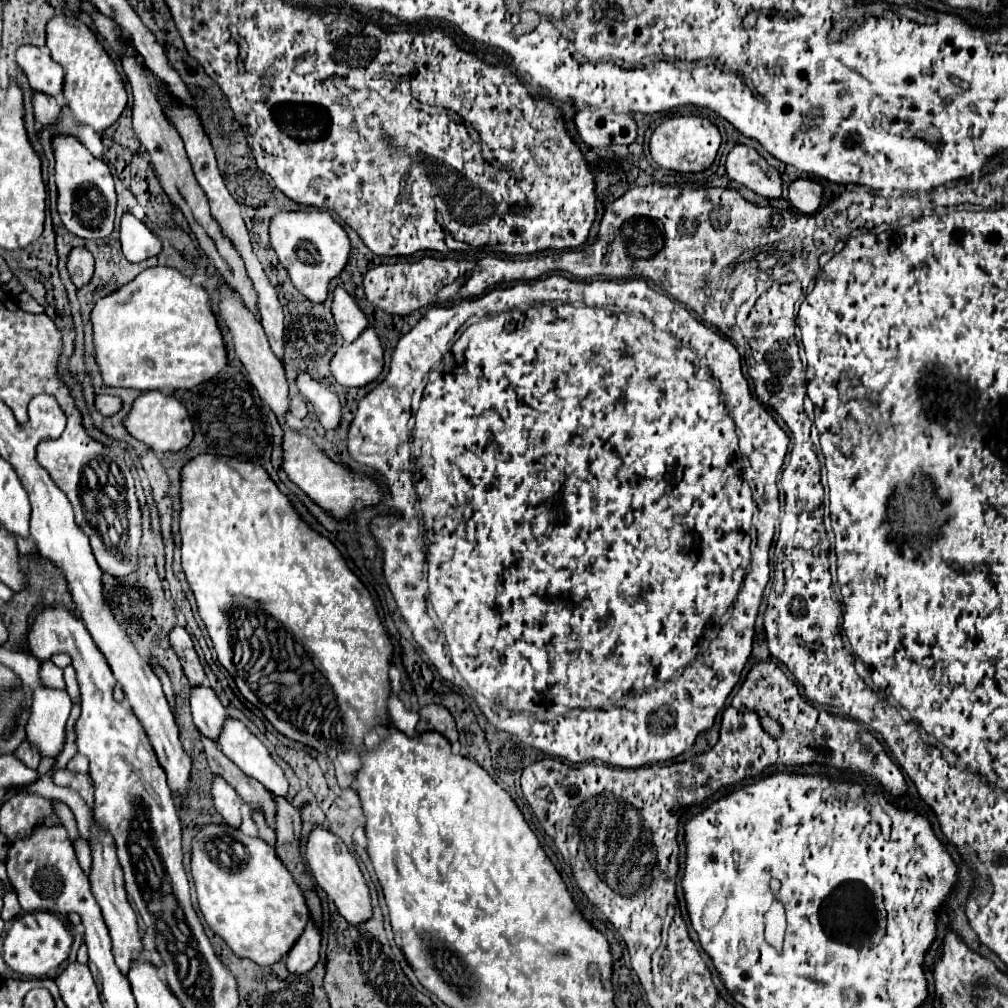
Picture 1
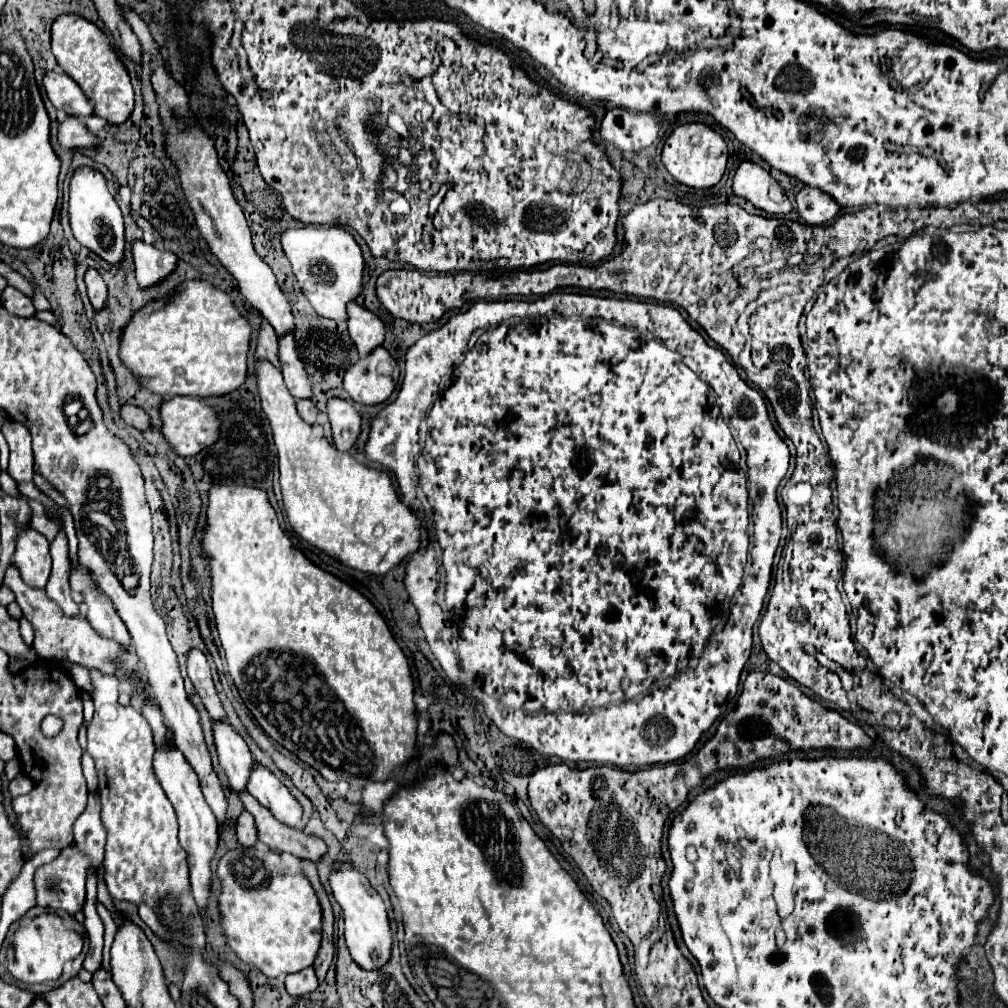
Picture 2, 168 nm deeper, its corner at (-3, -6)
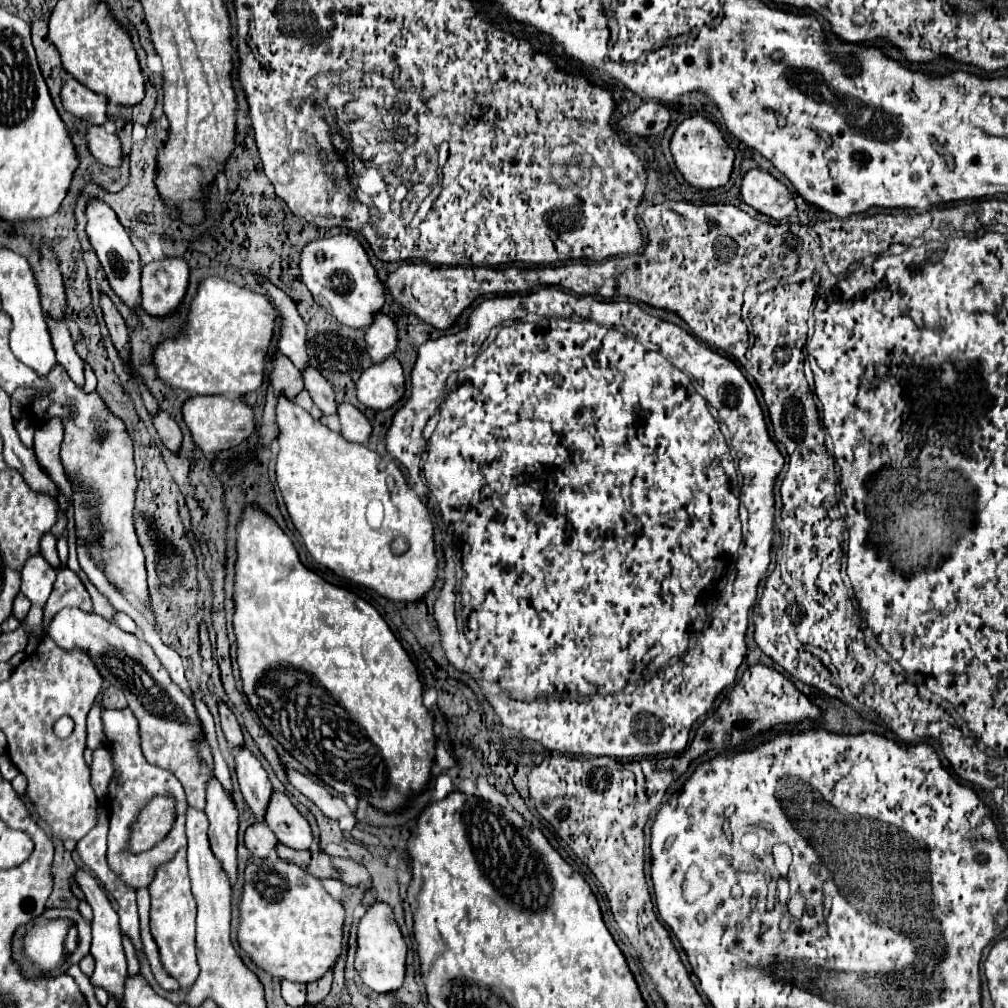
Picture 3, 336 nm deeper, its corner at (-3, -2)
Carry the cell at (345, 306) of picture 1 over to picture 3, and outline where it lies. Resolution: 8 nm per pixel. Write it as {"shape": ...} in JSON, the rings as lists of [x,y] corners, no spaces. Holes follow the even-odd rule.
{"shape":[[[375,312],[373,322],[365,328],[365,342],[373,362],[379,362],[391,356],[397,346],[397,328],[393,320],[383,312]]]}

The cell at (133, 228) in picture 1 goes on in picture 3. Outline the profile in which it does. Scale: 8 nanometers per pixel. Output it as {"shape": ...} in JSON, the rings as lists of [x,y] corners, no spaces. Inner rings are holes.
{"shape":[[[183,258],[153,260],[141,270],[141,306],[151,316],[171,314],[185,296],[189,266]]]}

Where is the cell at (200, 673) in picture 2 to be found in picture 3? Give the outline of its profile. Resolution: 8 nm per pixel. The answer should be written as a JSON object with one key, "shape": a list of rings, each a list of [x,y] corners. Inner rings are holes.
{"shape":[[[219,702],[219,716],[221,716],[221,728],[223,734],[227,738],[227,742],[231,742],[231,746],[243,746],[243,734],[241,734],[241,726],[235,718],[235,714],[227,708],[225,702]]]}

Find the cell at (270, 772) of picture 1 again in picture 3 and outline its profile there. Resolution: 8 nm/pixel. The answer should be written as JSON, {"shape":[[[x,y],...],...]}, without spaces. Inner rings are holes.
{"shape":[[[273,790],[265,812],[265,822],[275,832],[281,844],[297,850],[309,848],[313,840],[309,822],[301,816],[301,812],[295,808],[295,804],[289,800],[285,792]]]}

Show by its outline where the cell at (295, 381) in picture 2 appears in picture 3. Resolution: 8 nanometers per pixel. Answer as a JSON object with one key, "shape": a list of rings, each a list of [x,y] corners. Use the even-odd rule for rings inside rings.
{"shape":[[[313,366],[303,368],[301,376],[303,376],[303,382],[305,382],[305,390],[311,394],[315,406],[327,416],[335,414],[337,404],[335,404],[335,394],[333,394],[331,384]]]}

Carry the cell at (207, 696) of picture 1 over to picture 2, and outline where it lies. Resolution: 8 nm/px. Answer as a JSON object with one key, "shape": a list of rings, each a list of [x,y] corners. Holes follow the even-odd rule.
{"shape":[[[227,722],[213,724],[213,736],[215,736],[219,762],[229,778],[231,788],[235,792],[245,792],[251,768],[255,764],[255,758],[249,752],[245,740]]]}

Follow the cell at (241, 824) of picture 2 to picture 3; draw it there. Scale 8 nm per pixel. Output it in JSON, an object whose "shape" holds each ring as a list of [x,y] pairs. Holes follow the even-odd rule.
{"shape":[[[253,822],[247,830],[245,830],[245,846],[249,848],[249,852],[253,856],[259,858],[267,858],[267,854],[275,848],[277,838],[275,834],[267,828],[265,822]]]}

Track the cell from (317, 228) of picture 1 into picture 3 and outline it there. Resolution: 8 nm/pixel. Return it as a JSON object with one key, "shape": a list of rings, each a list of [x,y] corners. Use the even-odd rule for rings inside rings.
{"shape":[[[337,234],[307,242],[299,254],[299,268],[301,280],[313,294],[315,302],[349,328],[363,330],[371,324],[373,312],[377,312],[385,302],[385,286],[379,282],[367,252],[351,234]]]}

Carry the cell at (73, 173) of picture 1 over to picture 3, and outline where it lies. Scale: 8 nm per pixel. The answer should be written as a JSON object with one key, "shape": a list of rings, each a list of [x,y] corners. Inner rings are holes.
{"shape":[[[89,200],[87,202],[87,208],[85,208],[85,218],[87,218],[87,226],[85,226],[85,232],[87,232],[87,238],[93,246],[93,250],[97,252],[97,258],[109,278],[109,284],[111,288],[121,296],[121,300],[135,308],[135,304],[141,304],[139,302],[139,276],[141,276],[141,264],[139,264],[139,254],[135,250],[135,246],[131,244],[129,240],[129,234],[127,230],[123,228],[123,224],[119,222],[119,218],[115,216],[115,212],[111,212],[111,206],[107,206],[103,200]]]}

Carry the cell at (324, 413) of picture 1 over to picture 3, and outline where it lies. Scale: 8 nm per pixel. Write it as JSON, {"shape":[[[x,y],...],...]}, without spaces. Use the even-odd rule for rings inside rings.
{"shape":[[[339,404],[337,416],[341,422],[341,436],[349,442],[367,442],[371,434],[371,424],[365,414],[353,404]]]}

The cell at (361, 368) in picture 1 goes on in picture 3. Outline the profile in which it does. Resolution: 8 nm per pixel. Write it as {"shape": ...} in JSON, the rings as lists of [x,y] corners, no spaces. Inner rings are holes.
{"shape":[[[395,356],[371,364],[357,380],[357,400],[373,410],[391,408],[405,392],[405,376]]]}

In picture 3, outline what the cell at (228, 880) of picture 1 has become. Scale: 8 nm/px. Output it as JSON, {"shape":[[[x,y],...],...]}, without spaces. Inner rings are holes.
{"shape":[[[267,856],[263,860],[251,858],[249,864],[245,866],[245,884],[239,902],[237,940],[241,950],[267,974],[303,984],[319,980],[337,962],[337,956],[341,952],[343,920],[345,920],[343,906],[325,892],[321,880],[317,880],[309,872],[303,872],[303,868],[279,856]]]}

